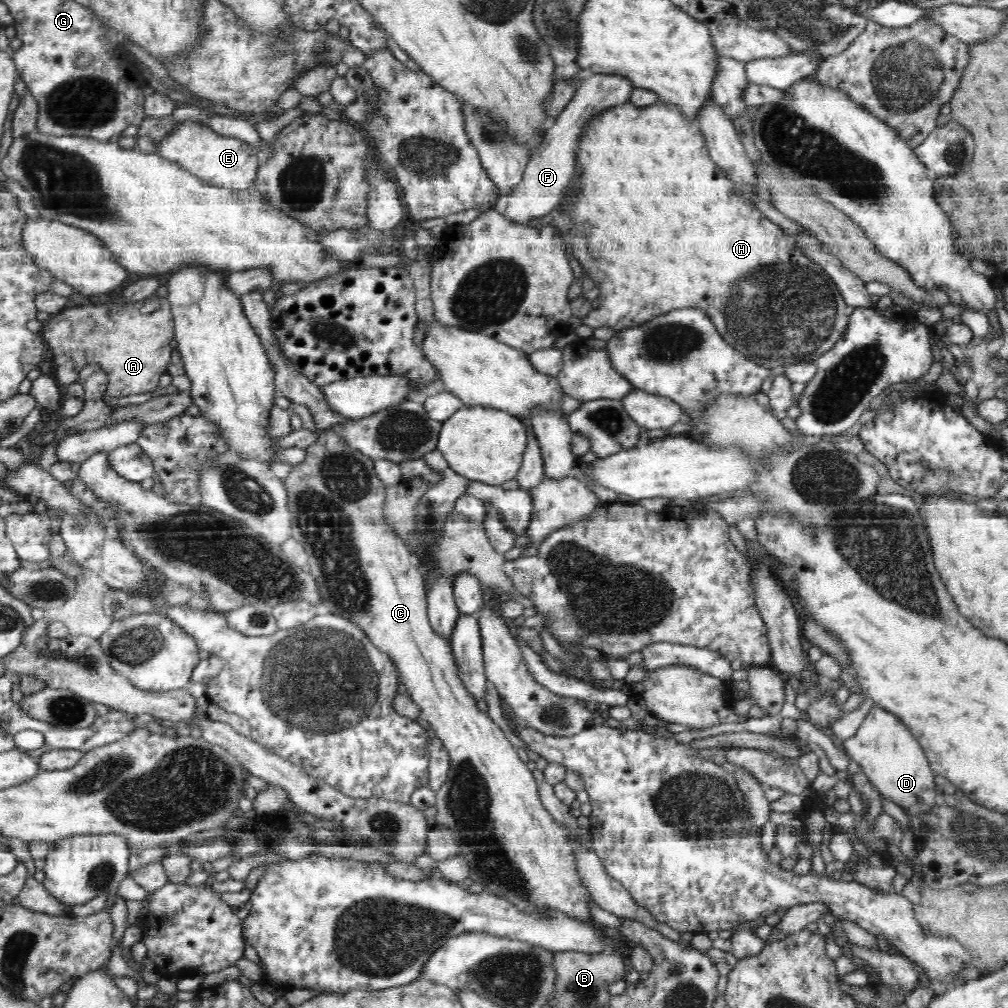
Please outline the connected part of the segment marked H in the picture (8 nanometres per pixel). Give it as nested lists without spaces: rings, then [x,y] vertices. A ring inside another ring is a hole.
[[[626,102],[595,114],[583,125],[581,134],[575,152],[575,172],[572,174],[572,182],[568,185],[568,190],[564,192],[564,198],[559,202],[559,208],[542,218],[534,218],[534,224],[544,224],[544,218],[548,218],[552,225],[558,224],[558,228],[562,231],[560,236],[565,239],[570,254],[579,260],[583,271],[588,273],[592,281],[599,286],[599,295],[591,302],[591,311],[588,316],[580,320],[580,324],[586,324],[594,329],[610,326],[616,331],[621,331],[652,320],[655,316],[670,312],[671,309],[696,306],[708,312],[708,317],[718,329],[718,333],[722,335],[722,339],[729,341],[748,360],[770,370],[778,366],[786,368],[797,362],[816,362],[821,354],[836,344],[846,330],[847,321],[855,306],[846,304],[827,273],[800,250],[796,237],[789,235],[781,226],[759,212],[752,203],[738,195],[739,186],[728,180],[712,161],[697,119],[689,119],[680,107],[672,103],[658,102],[637,107]]]

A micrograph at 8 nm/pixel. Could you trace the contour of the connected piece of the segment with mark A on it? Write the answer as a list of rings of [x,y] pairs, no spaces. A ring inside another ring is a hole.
[[[150,296],[141,301],[131,301],[126,306],[114,302],[86,304],[86,306],[69,306],[61,313],[51,315],[50,322],[42,326],[42,336],[52,348],[54,368],[52,376],[65,389],[78,380],[78,373],[90,363],[99,364],[108,375],[104,396],[118,398],[130,394],[150,394],[157,386],[162,374],[167,373],[173,350],[170,342],[175,338],[173,314],[164,298]]]

